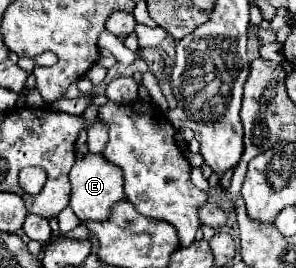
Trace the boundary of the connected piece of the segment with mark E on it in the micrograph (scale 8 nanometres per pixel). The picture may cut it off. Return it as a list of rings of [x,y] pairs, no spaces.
[[[86,152],[82,158],[76,158],[70,170],[70,184],[72,184],[70,208],[80,220],[102,220],[110,212],[110,206],[124,198],[122,170],[116,164],[108,162],[102,154]]]

